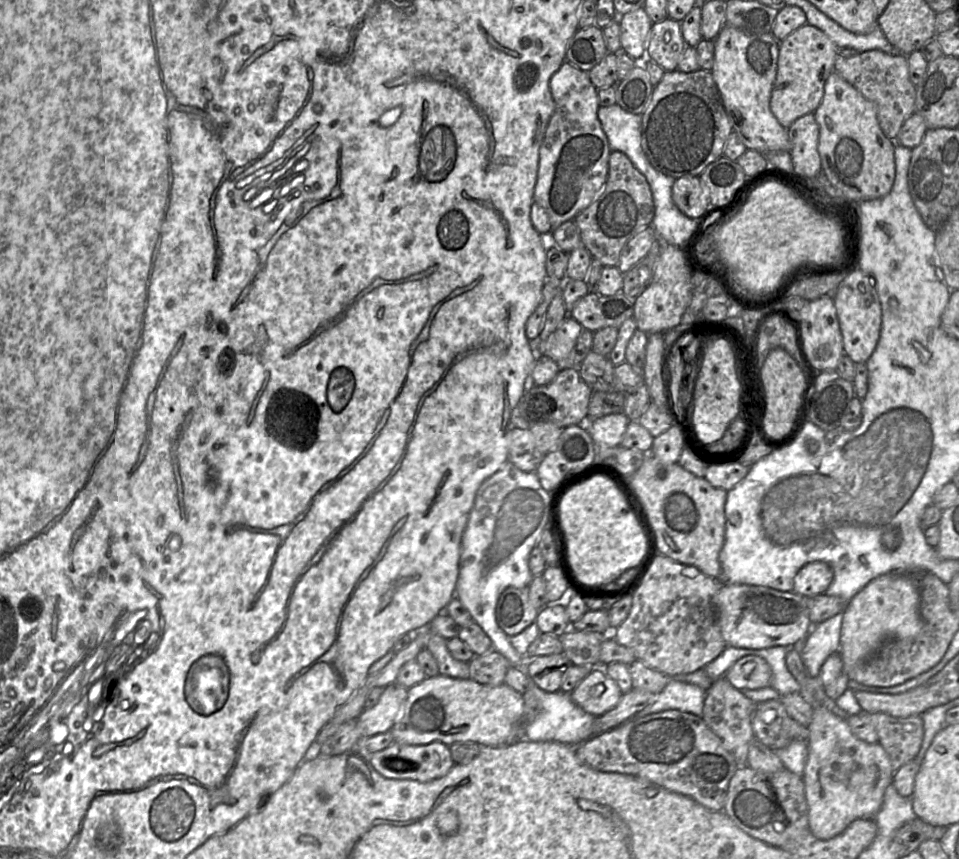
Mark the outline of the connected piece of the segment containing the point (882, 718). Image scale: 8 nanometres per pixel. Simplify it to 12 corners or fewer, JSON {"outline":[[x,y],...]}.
{"outline":[[870,713],[893,771],[913,760],[924,736],[921,715]]}

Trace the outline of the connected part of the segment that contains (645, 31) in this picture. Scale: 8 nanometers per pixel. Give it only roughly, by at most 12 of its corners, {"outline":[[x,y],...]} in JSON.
{"outline":[[643,7],[618,16],[621,52],[646,57],[653,22]]}

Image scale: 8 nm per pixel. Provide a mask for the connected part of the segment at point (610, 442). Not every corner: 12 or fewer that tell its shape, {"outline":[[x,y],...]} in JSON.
{"outline":[[624,413],[590,419],[598,449],[620,446],[629,422]]}

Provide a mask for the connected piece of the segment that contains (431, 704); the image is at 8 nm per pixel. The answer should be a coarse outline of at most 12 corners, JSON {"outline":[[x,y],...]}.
{"outline":[[438,674],[408,688],[407,745],[525,737],[523,694]]}

